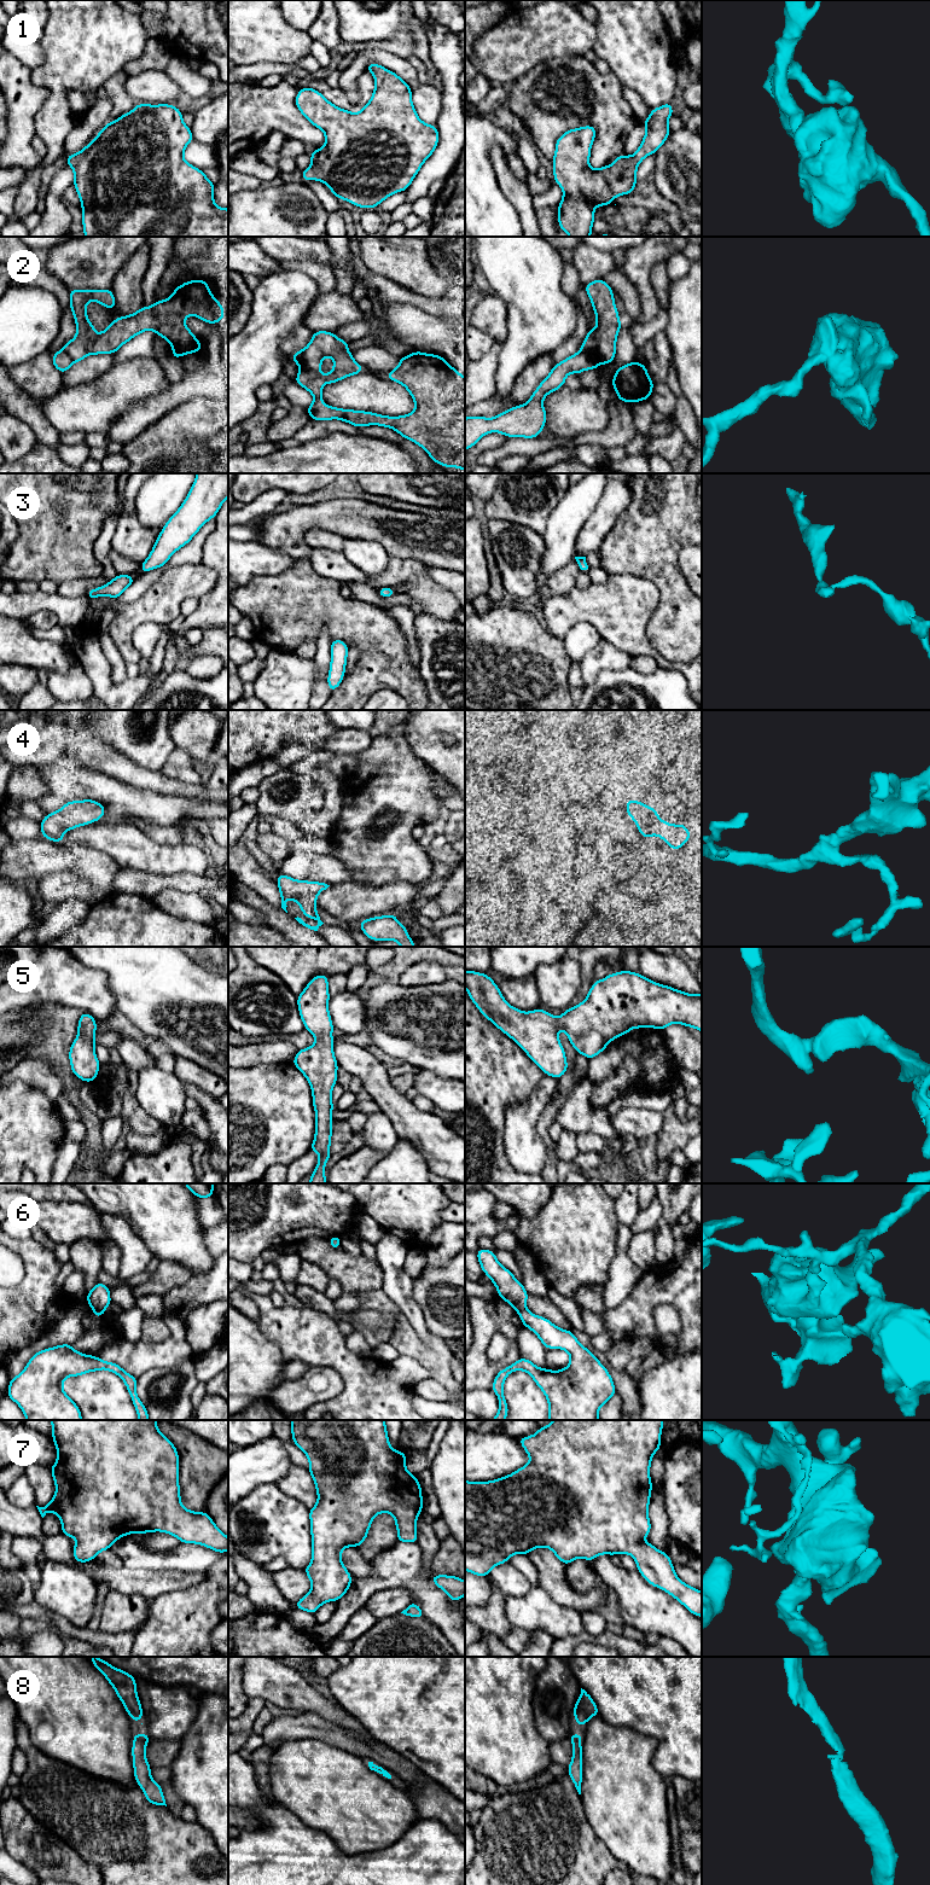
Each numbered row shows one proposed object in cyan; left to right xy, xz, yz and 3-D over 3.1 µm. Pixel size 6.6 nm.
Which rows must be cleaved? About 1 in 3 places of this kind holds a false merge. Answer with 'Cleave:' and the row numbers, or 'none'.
Cleave: 2, 6

